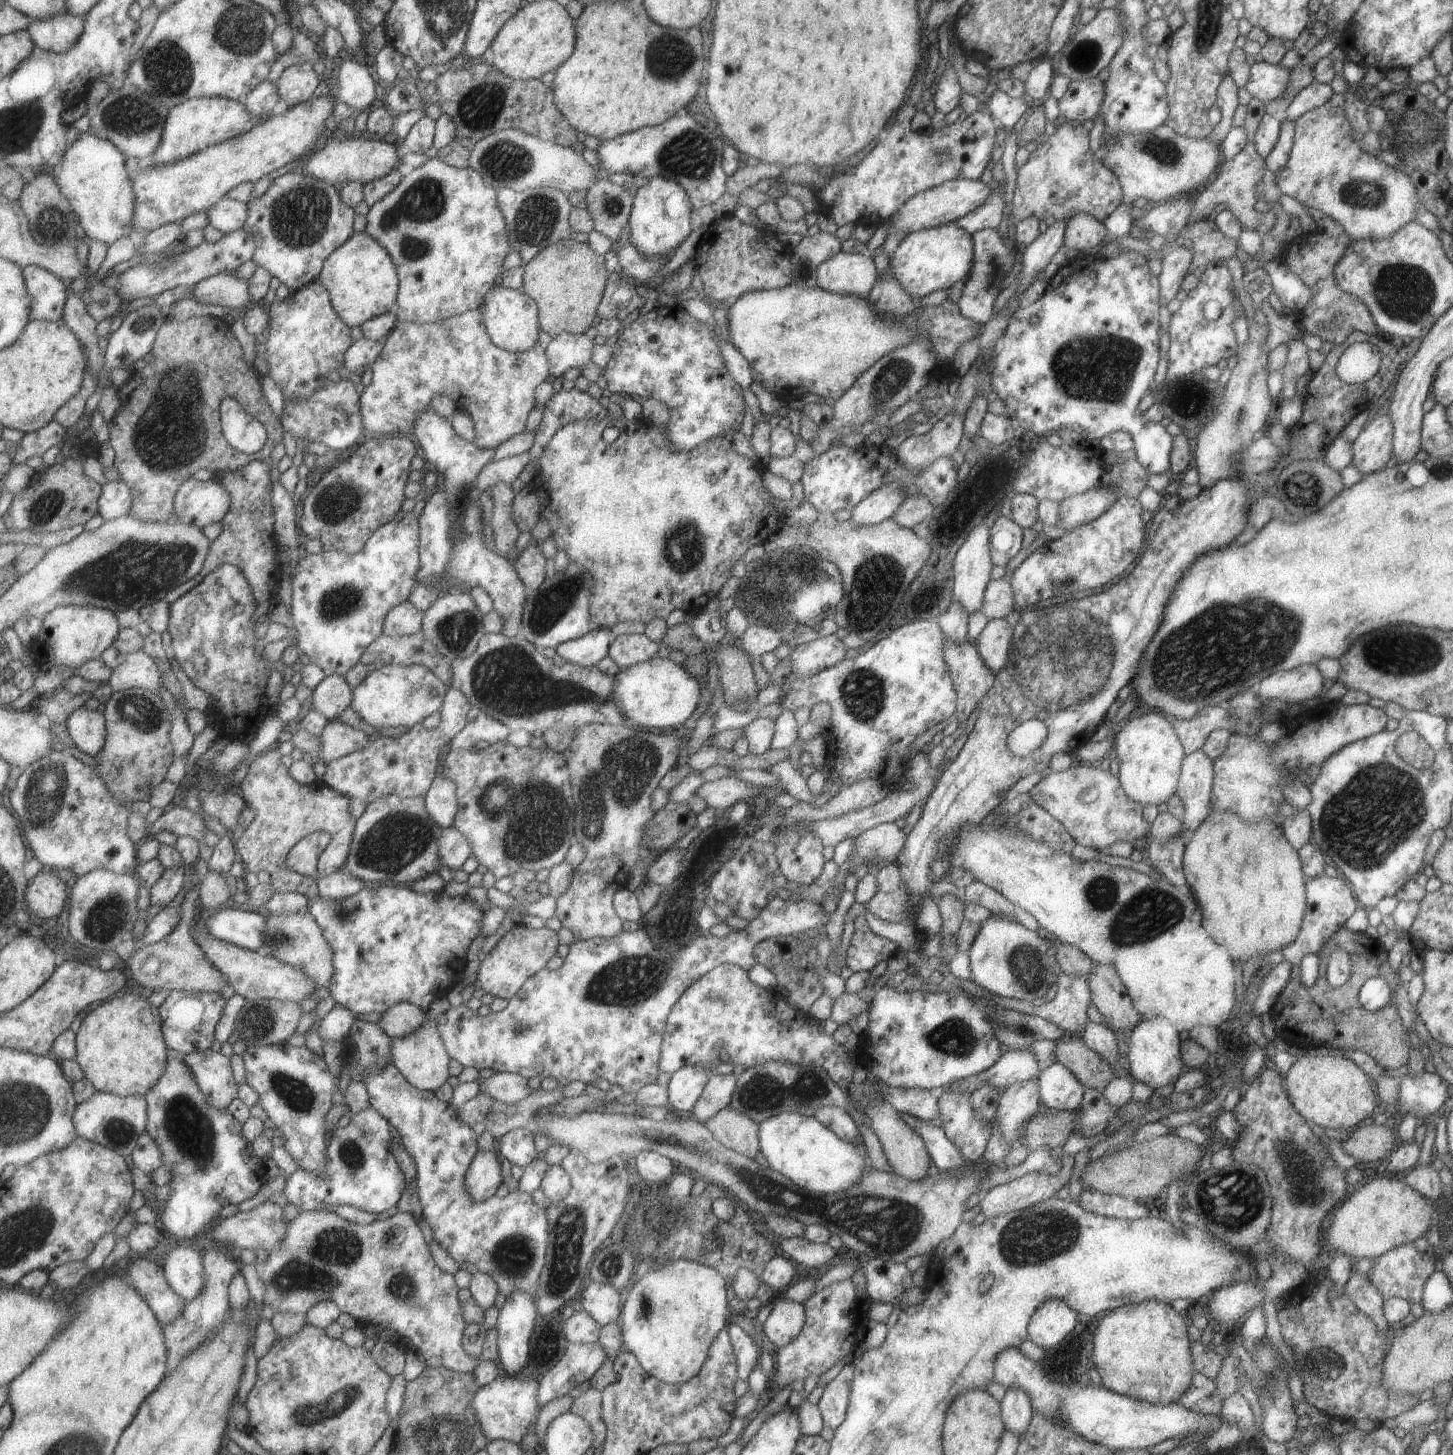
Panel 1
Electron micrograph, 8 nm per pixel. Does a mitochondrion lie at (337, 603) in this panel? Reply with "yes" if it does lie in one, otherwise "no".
yes

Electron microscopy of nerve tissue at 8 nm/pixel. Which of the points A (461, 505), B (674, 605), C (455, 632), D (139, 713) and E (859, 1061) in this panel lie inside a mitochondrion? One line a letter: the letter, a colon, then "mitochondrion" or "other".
A: mitochondrion
B: other
C: mitochondrion
D: mitochondrion
E: other

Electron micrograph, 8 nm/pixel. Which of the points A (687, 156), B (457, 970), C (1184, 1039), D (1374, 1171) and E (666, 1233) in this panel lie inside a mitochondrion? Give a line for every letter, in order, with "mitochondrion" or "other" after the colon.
A: mitochondrion
B: other
C: other
D: other
E: mitochondrion

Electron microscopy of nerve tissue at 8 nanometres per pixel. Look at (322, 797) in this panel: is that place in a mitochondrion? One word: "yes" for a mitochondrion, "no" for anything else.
no

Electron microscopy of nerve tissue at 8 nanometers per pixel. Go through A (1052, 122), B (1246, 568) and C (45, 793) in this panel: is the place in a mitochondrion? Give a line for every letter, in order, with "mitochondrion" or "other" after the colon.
A: other
B: other
C: mitochondrion

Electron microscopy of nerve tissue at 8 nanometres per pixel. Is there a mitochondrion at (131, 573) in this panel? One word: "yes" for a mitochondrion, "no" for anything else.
yes

